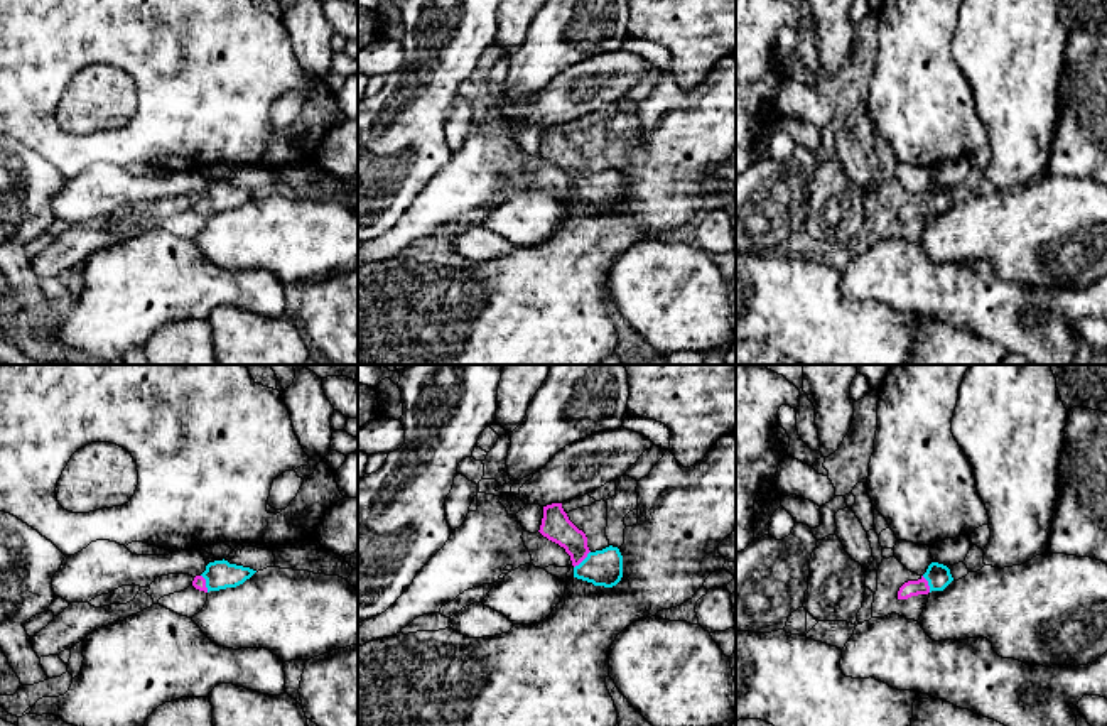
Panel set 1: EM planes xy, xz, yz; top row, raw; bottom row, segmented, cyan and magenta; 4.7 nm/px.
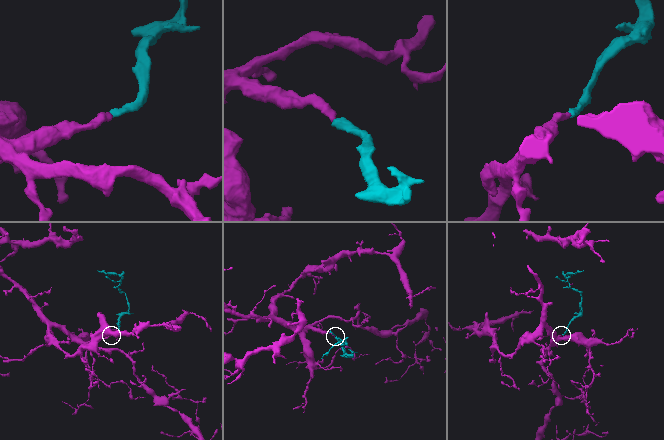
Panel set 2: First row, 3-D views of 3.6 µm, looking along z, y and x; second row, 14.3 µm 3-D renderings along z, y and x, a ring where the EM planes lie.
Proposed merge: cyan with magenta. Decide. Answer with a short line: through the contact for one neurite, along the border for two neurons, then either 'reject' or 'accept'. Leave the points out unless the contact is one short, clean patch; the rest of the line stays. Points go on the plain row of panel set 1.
line xz (603, 189), (594, 189), (584, 181), (556, 147); accept

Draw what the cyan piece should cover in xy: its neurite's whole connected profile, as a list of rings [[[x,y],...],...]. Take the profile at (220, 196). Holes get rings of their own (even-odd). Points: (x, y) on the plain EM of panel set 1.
[[[214,182],[206,187],[201,198],[196,198],[192,208],[199,213],[219,213],[226,209],[236,209],[250,201],[256,192],[228,182]]]

